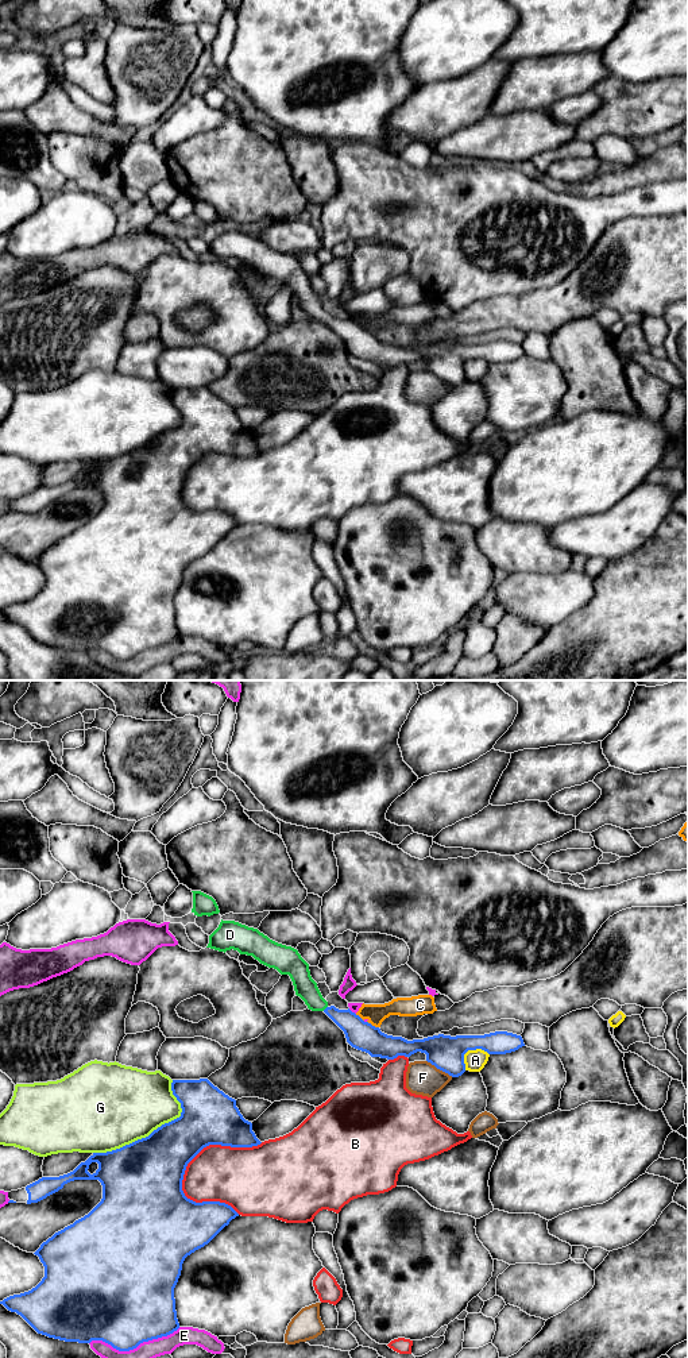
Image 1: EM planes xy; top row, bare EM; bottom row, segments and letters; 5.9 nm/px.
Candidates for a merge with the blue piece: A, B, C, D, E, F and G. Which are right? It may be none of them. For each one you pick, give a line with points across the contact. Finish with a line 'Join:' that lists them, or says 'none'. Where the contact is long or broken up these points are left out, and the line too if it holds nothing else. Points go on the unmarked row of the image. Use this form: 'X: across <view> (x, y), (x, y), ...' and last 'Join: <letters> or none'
D: across xy (358, 342), (343, 327), (325, 317), (305, 296)
Join: D

